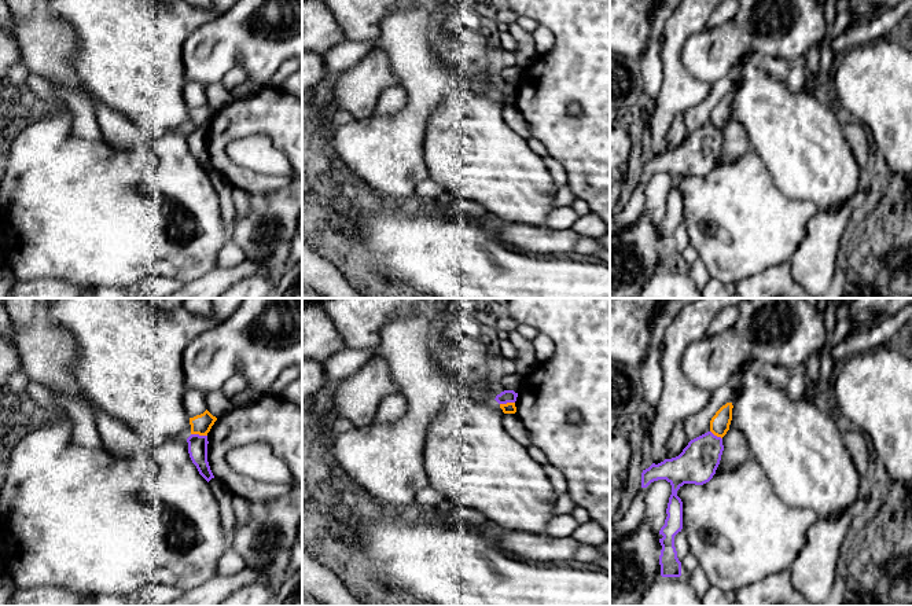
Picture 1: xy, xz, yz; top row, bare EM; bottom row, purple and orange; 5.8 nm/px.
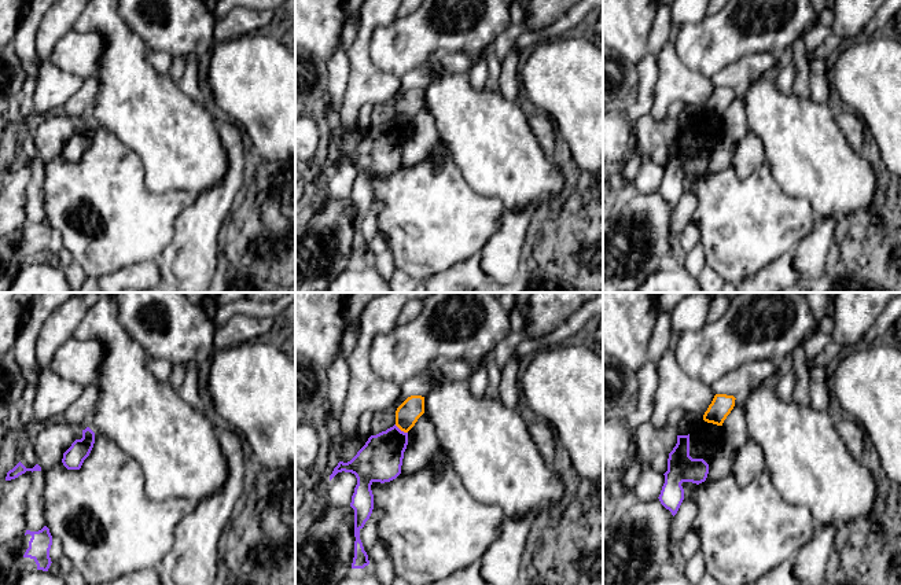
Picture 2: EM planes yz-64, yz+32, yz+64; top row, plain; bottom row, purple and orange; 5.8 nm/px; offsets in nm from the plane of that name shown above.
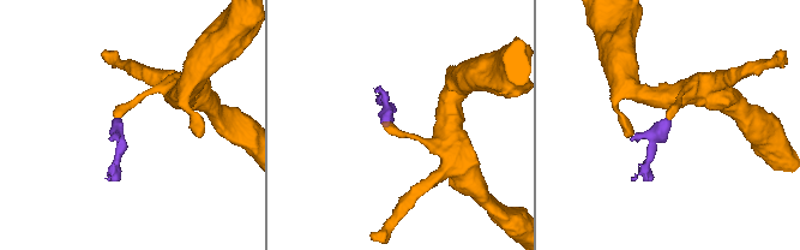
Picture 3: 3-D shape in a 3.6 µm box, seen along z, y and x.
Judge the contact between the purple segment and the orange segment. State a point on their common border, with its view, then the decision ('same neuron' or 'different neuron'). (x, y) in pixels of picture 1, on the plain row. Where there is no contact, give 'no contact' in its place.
contact xy (198, 127); different neuron

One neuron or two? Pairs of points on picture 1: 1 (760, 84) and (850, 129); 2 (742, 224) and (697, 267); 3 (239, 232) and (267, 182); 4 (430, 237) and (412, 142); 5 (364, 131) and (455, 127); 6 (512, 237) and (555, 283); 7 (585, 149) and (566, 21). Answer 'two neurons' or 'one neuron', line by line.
1: two neurons
2: two neurons
3: two neurons
4: two neurons
5: two neurons
6: two neurons
7: one neuron

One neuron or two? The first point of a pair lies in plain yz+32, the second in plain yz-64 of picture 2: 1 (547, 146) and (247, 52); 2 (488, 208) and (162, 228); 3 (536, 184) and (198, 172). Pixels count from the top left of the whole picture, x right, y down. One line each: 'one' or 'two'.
1: two
2: one
3: one

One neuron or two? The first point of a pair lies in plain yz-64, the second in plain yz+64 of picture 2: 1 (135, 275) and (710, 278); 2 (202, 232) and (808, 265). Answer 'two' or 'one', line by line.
1: two
2: one

